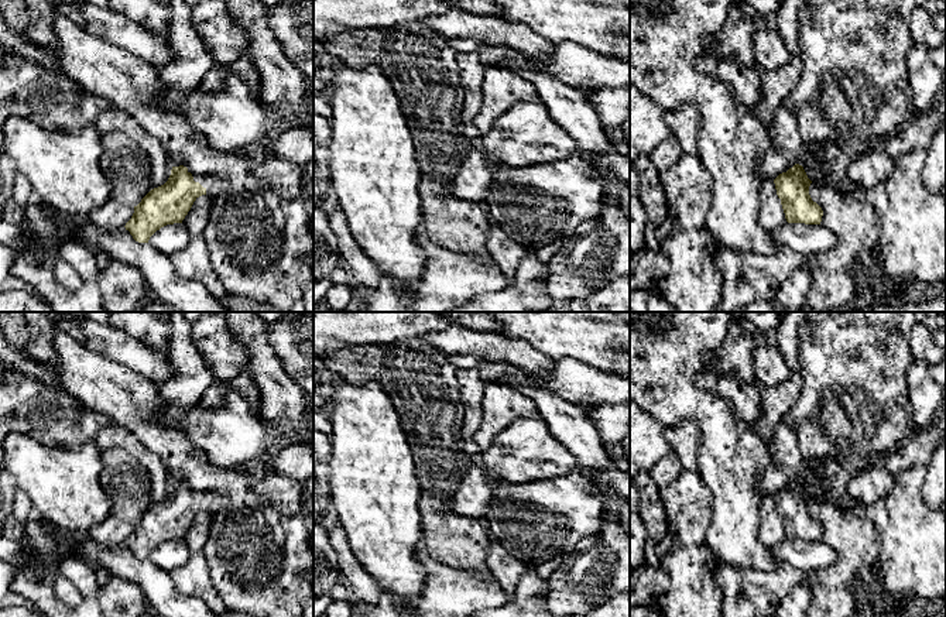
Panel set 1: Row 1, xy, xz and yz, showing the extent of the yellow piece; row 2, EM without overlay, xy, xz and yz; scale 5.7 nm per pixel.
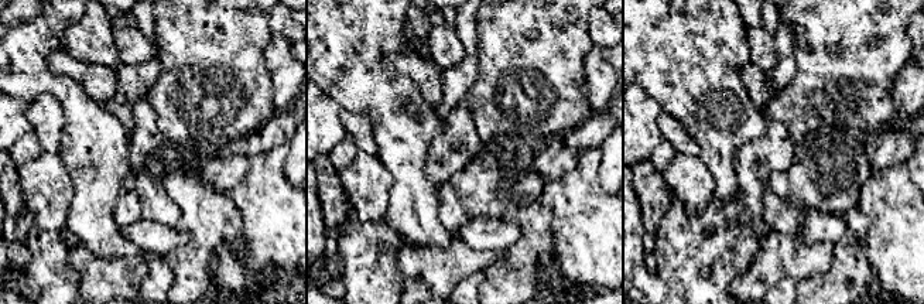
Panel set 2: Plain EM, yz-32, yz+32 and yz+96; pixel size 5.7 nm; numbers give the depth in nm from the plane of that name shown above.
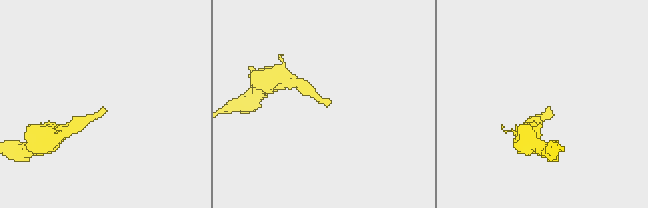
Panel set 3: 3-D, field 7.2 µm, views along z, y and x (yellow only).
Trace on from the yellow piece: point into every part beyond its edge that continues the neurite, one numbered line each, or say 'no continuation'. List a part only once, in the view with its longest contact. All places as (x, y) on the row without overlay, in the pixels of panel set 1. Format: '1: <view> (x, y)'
1: yz (828, 477)

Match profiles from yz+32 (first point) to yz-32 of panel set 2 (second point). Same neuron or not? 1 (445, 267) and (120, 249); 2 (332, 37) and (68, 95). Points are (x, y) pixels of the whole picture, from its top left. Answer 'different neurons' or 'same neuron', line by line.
1: different neurons
2: same neuron

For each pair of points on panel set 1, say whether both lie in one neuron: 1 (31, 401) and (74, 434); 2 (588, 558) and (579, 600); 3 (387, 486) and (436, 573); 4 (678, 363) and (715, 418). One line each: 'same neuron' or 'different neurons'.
1: same neuron
2: same neuron
3: different neurons
4: same neuron

